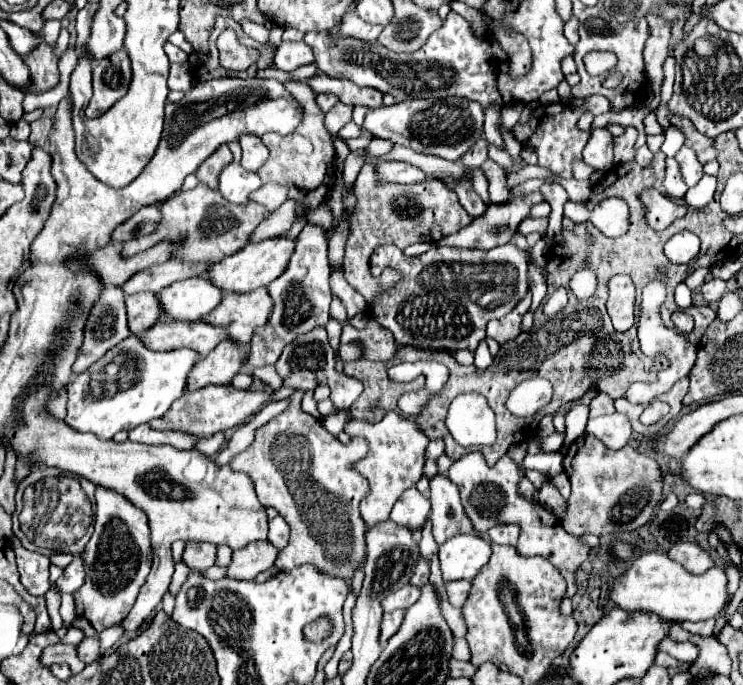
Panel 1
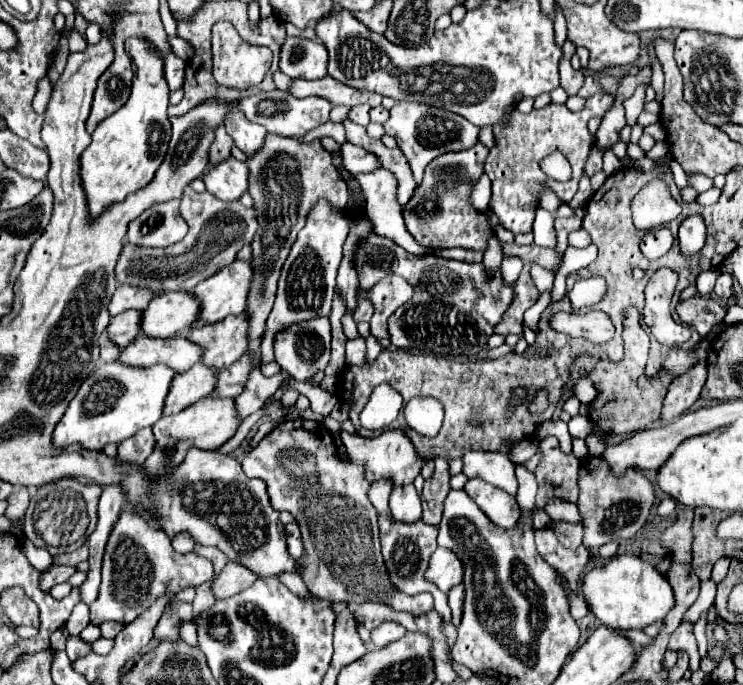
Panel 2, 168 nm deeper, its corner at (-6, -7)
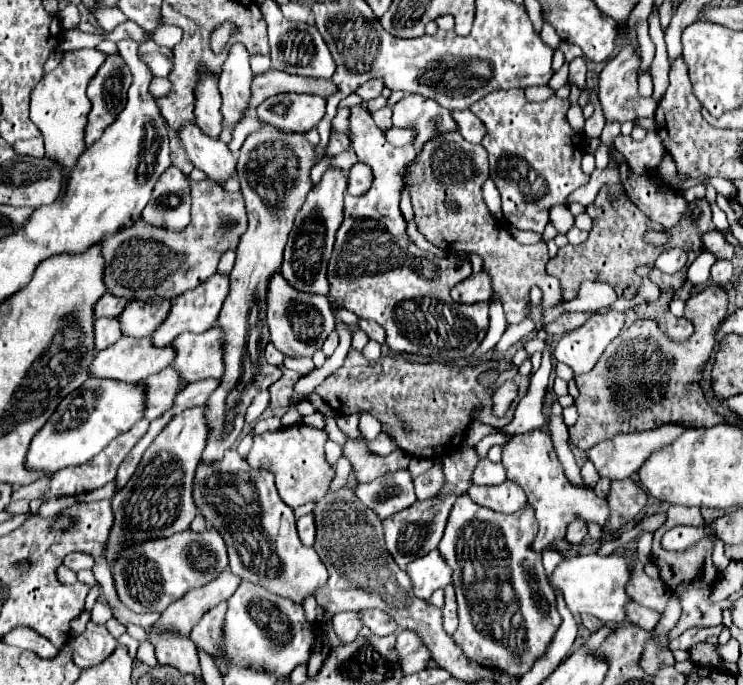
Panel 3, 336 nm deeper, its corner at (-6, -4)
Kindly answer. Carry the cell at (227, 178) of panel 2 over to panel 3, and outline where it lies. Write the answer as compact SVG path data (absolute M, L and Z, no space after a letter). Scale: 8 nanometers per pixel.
M183 123L179 129L179 143L191 163L205 171L209 179L215 179L215 183L221 183L235 173L235 155L223 141L211 139L195 123Z

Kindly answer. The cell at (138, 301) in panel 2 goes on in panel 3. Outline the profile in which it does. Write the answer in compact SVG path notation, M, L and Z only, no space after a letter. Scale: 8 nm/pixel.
M105 293L93 307L95 317L117 317L123 311L123 305L127 303L127 299L119 299L111 293Z

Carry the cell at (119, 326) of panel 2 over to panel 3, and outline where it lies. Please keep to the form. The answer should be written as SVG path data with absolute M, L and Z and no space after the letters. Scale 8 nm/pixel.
M101 317L93 321L93 333L95 333L95 349L107 349L107 345L113 345L119 341L119 323L113 317Z

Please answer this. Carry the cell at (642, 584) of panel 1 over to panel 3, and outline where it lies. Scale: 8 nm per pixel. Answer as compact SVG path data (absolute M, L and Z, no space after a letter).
M595 553L589 555L567 555L563 561L553 569L553 573L547 577L549 585L557 591L561 591L565 605L573 615L595 615L607 623L619 623L625 621L623 605L631 601L625 593L625 585L629 579L629 565L623 555L609 555L599 557Z

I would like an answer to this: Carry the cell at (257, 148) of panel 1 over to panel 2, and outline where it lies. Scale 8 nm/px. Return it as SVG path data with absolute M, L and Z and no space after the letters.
M231 106L231 114L225 120L225 128L227 128L227 134L235 140L235 144L247 154L247 158L259 152L267 134L263 126L249 122L235 106Z

